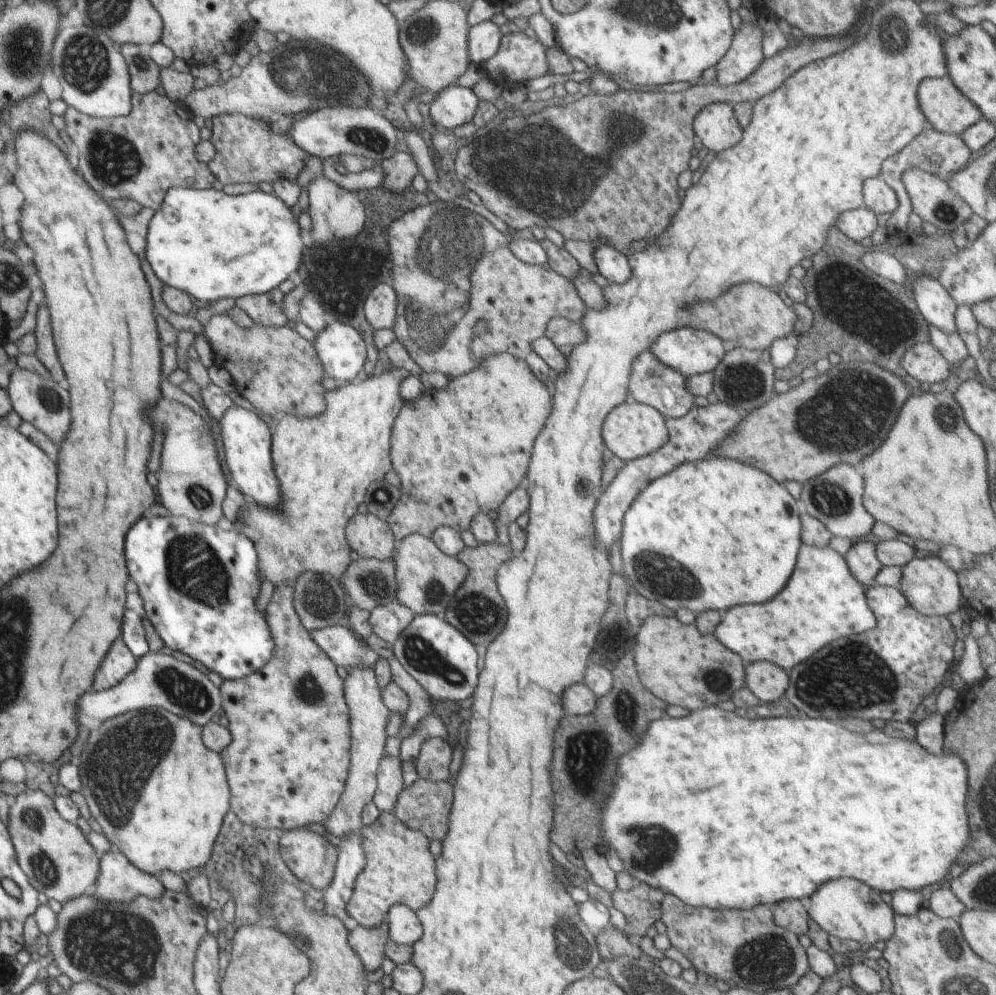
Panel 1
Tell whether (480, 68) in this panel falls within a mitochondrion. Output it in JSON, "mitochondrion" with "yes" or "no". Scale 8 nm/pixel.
{"mitochondrion":"no"}

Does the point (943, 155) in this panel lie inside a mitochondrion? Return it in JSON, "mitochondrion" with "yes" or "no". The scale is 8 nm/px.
{"mitochondrion":"no"}

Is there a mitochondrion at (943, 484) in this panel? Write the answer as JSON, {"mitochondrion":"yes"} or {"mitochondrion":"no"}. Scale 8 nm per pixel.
{"mitochondrion":"no"}

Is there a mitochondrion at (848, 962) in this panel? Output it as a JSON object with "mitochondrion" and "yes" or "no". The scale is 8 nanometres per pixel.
{"mitochondrion":"no"}

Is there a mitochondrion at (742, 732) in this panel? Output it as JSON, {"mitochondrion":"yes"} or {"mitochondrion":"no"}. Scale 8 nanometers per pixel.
{"mitochondrion":"no"}

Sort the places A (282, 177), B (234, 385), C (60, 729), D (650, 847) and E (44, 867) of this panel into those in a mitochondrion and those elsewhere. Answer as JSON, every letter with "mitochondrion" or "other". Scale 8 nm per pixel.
{"A":"other","B":"other","C":"other","D":"mitochondrion","E":"mitochondrion"}

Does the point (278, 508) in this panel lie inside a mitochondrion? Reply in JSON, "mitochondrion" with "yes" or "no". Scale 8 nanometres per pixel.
{"mitochondrion":"no"}

